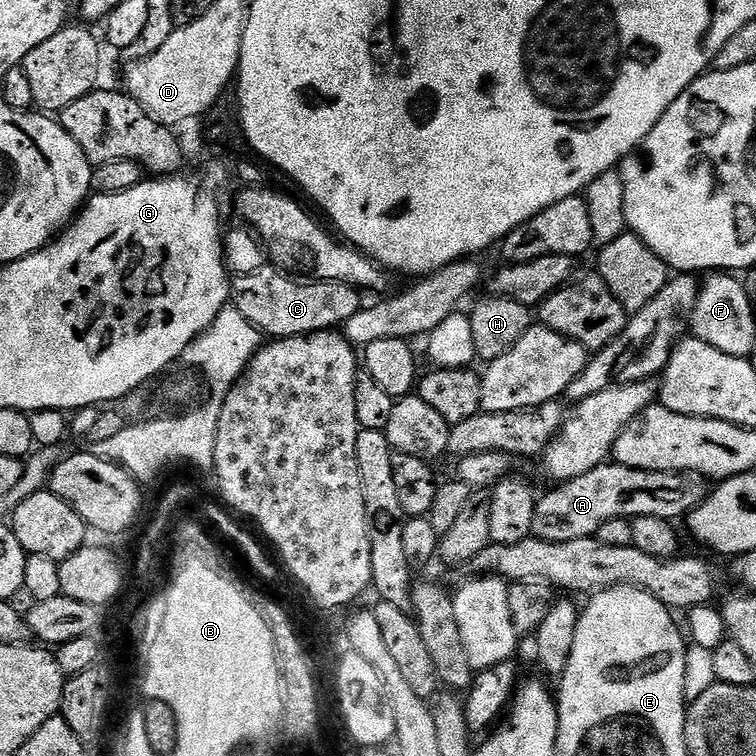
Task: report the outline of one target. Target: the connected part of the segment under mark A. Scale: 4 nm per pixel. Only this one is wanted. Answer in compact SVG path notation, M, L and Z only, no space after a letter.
M605 462L590 470L589 473L582 474L573 480L560 482L553 492L541 495L537 499L532 519L531 535L548 543L574 542L578 538L587 536L595 537L596 531L606 522L611 520L632 520L637 516L642 518L662 518L669 522L676 522L676 519L687 517L705 500L705 481L691 474L683 472L655 472L654 470L642 470L641 468L631 468L622 466L615 462Z

